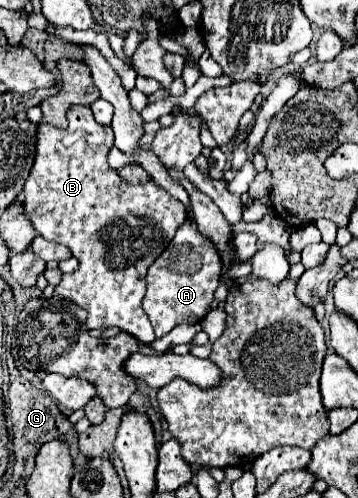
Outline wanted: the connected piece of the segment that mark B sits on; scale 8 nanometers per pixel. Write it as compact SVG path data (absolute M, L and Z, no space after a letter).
M71 107L67 111L67 119L67 129L57 129L47 123L39 125L35 161L23 187L23 207L25 215L33 223L33 229L49 241L67 245L73 257L79 259L79 269L75 273L63 275L61 283L55 287L55 295L83 307L89 313L89 329L119 327L141 343L153 343L153 327L141 309L141 301L145 297L145 275L153 261L163 253L163 249L167 249L177 227L187 221L185 207L165 189L155 185L155 181L133 185L121 179L119 173L109 167L107 155L113 147L111 129L99 125L87 107Z

